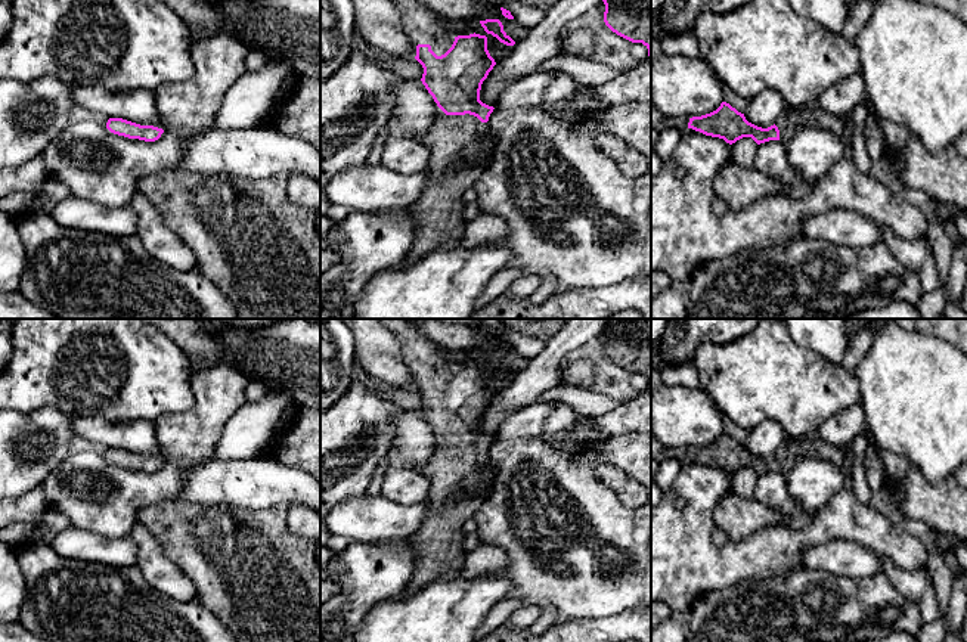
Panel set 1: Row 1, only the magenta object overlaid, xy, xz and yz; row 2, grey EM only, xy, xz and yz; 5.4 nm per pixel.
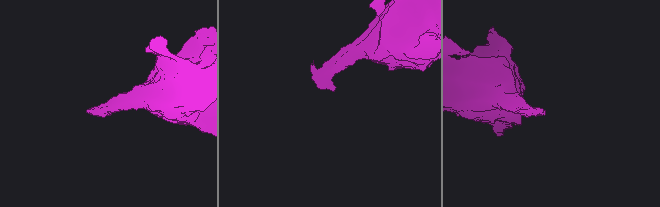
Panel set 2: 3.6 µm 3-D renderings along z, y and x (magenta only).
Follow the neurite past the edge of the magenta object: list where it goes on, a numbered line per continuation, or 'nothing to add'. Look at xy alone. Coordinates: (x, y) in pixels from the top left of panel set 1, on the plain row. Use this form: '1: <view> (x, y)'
nothing to add

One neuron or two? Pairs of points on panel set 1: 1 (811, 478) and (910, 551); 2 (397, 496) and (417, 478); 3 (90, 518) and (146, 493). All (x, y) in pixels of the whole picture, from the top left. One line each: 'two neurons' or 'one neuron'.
1: two neurons
2: one neuron
3: one neuron

